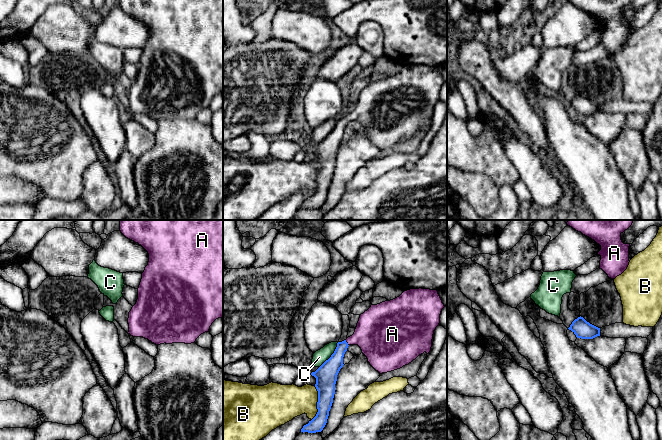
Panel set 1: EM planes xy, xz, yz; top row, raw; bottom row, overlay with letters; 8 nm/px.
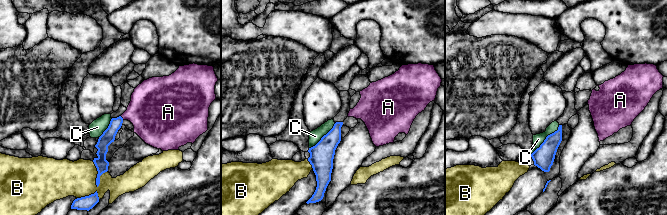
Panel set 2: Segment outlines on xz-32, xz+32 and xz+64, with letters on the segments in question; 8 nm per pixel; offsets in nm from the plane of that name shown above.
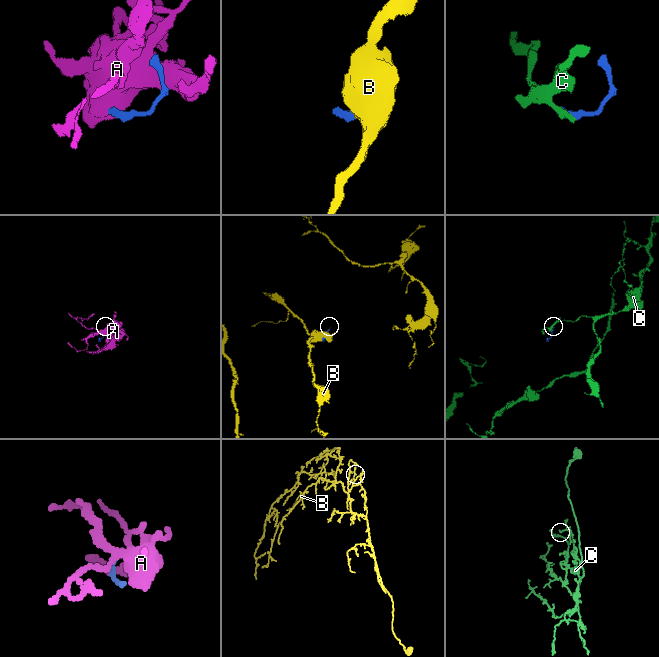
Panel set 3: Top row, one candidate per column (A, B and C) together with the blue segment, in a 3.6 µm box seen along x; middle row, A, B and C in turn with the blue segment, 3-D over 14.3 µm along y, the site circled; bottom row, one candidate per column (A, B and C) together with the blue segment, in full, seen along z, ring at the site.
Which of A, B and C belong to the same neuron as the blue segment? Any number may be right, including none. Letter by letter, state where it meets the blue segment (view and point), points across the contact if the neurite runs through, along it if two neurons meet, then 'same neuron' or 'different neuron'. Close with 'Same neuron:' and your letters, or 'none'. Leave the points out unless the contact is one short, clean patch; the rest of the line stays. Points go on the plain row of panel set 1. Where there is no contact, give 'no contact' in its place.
A: xz (347, 119) | across xz (330, 144), (339, 127), (347, 119), (360, 113), (377, 111) | same neuron
B: xz (317, 179) | different neuron
C: xz (331, 131) | along xz (338, 118), (334, 128), (319, 143) | different neuron
Same neuron: A

